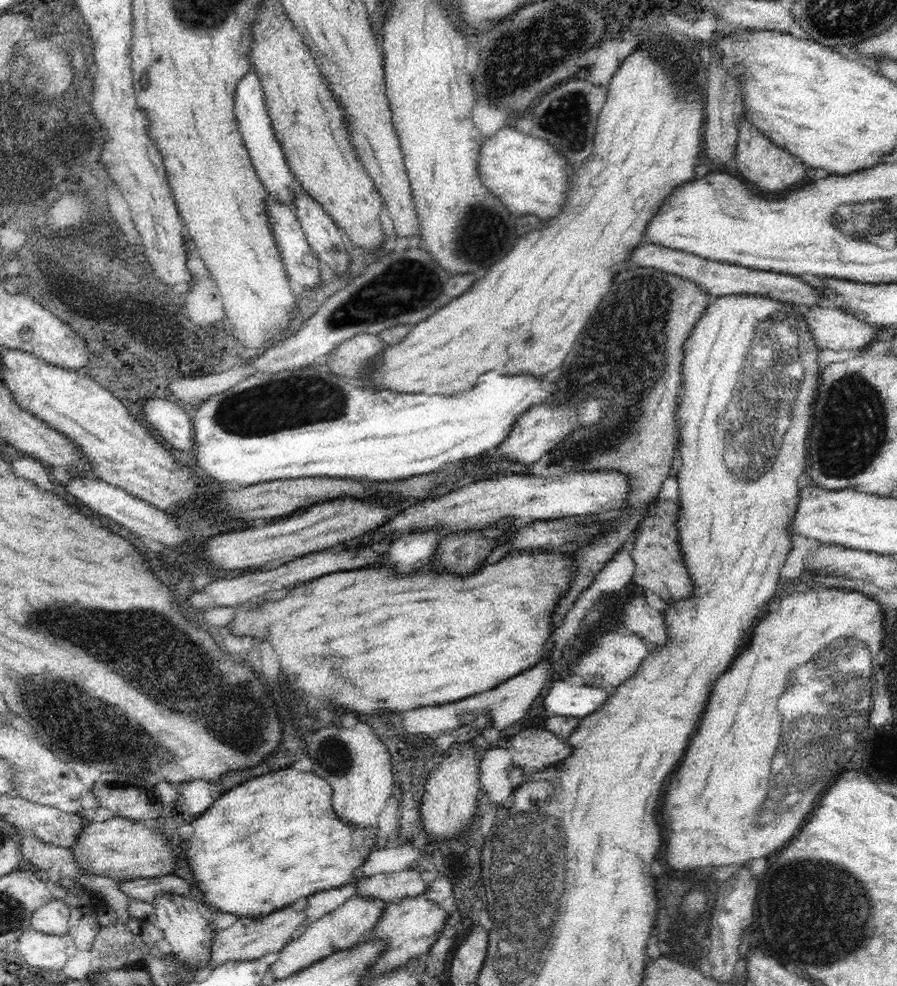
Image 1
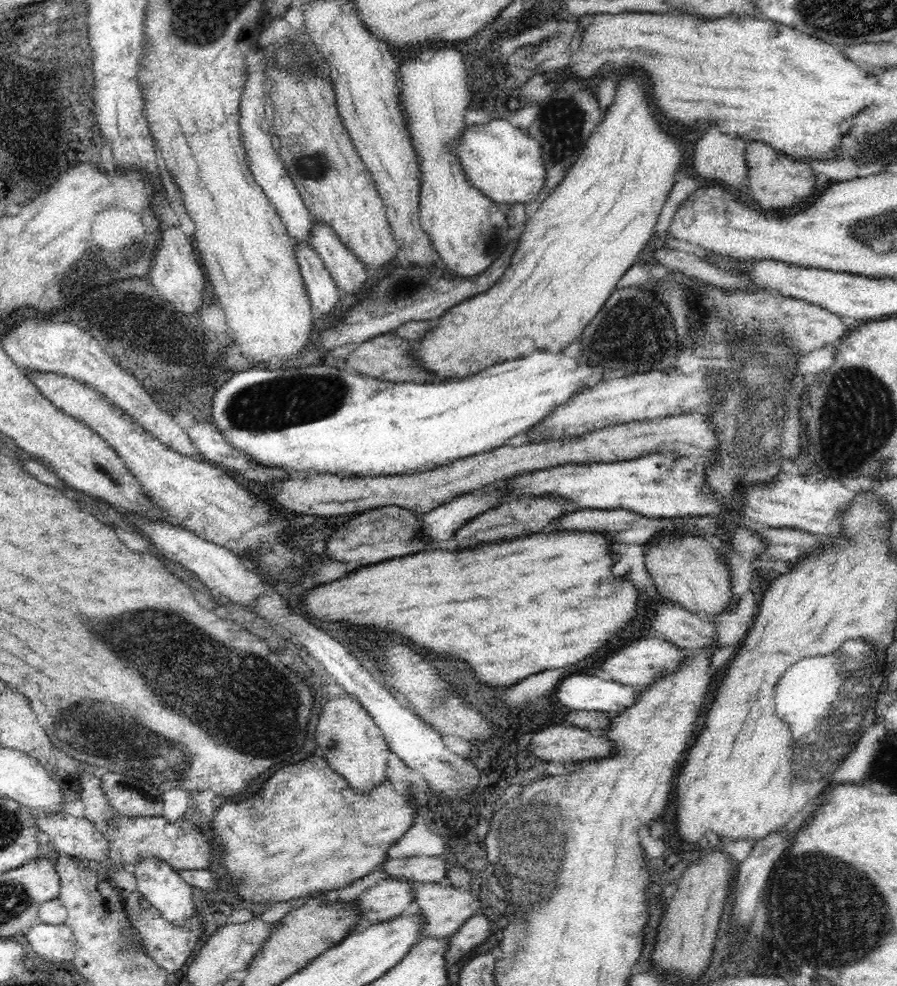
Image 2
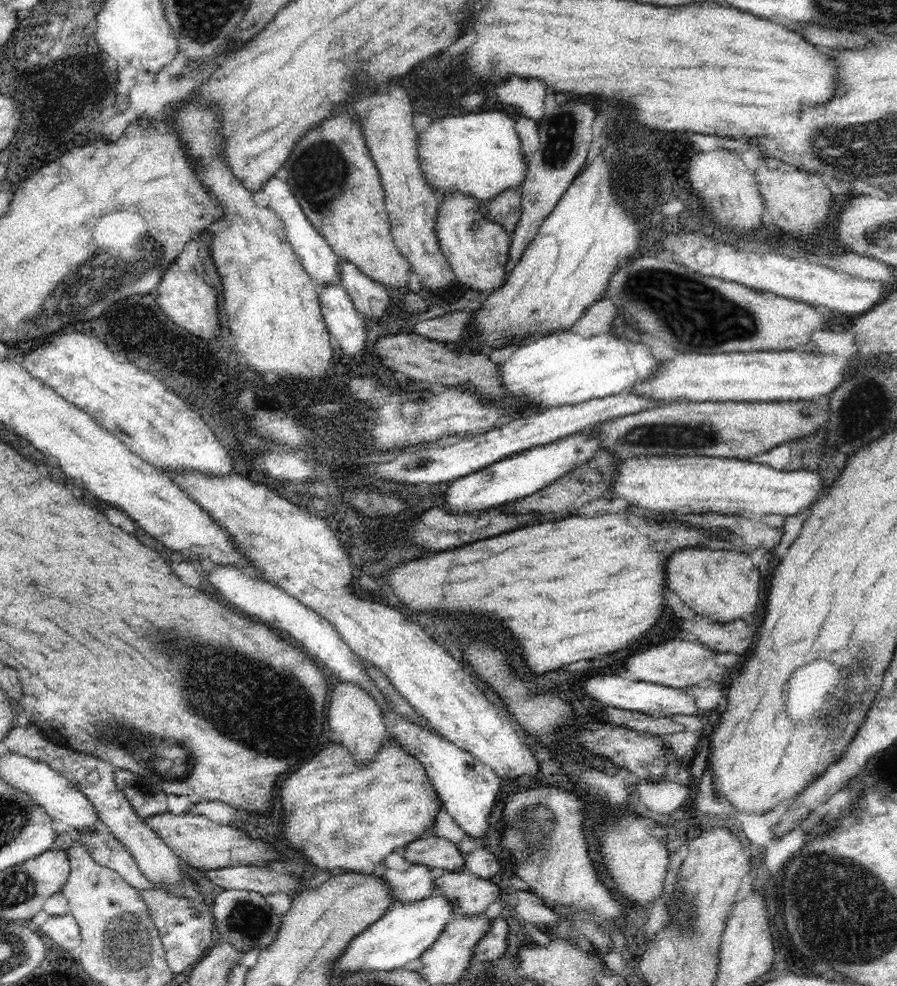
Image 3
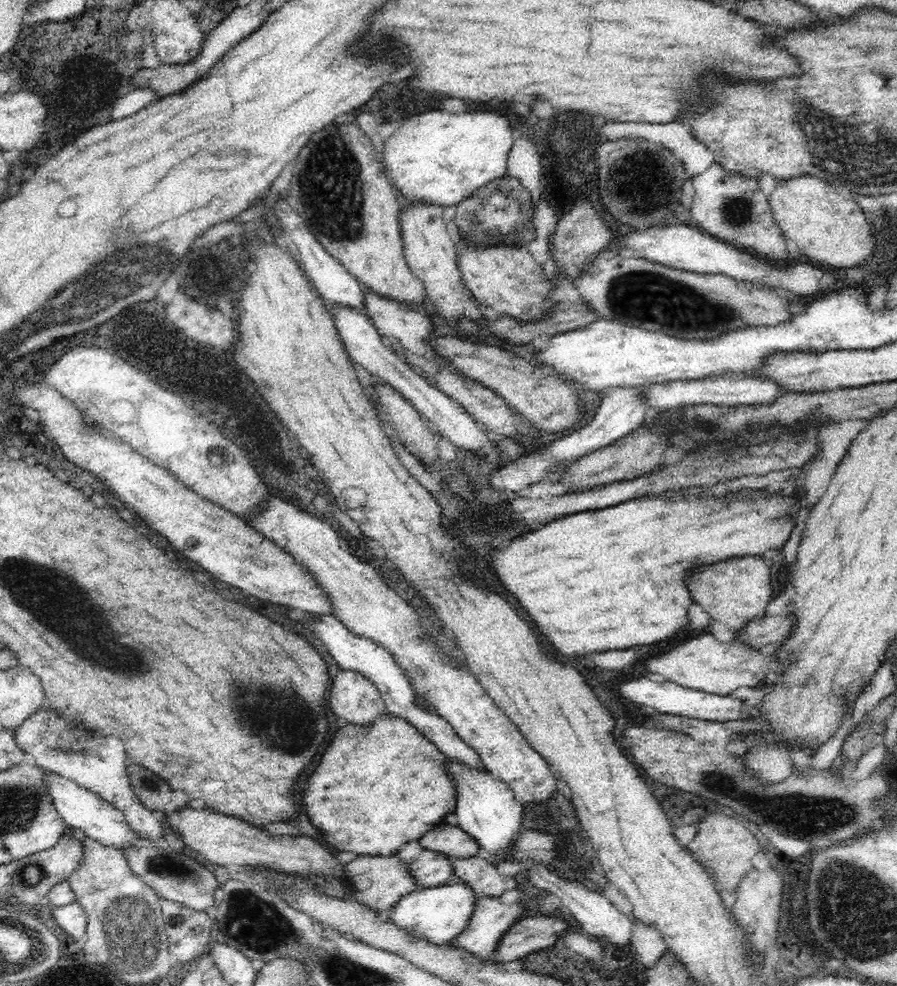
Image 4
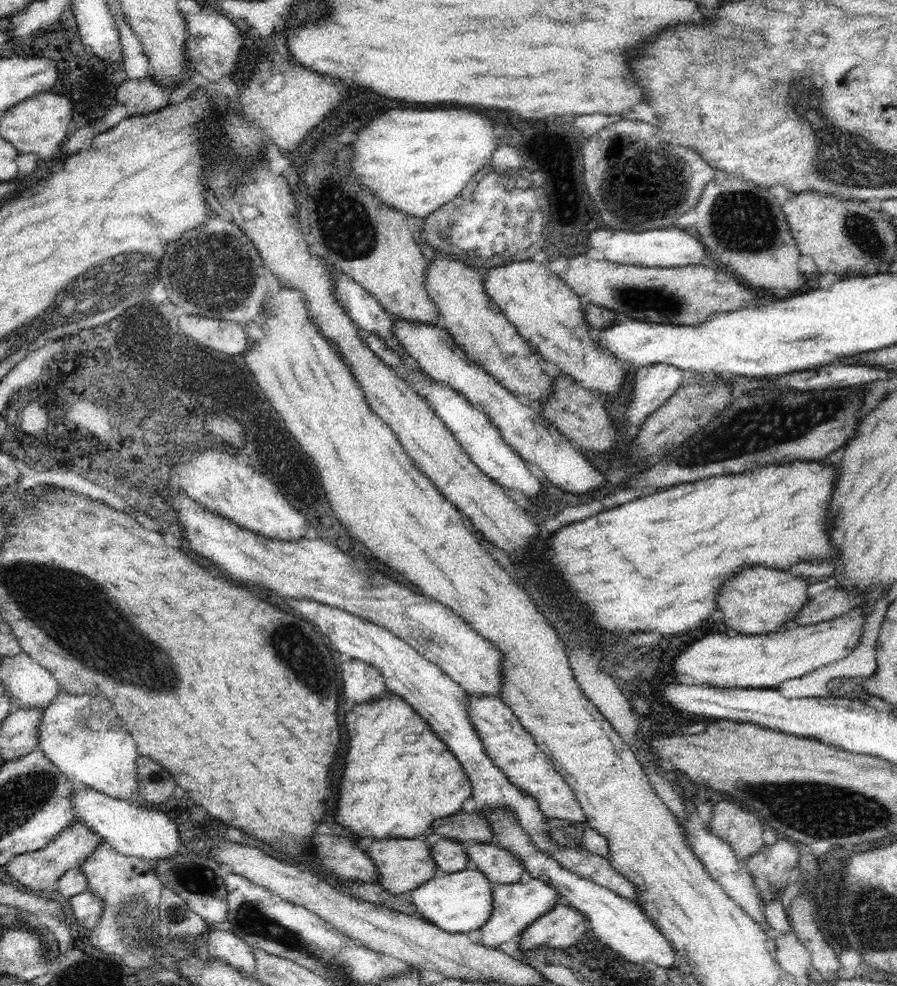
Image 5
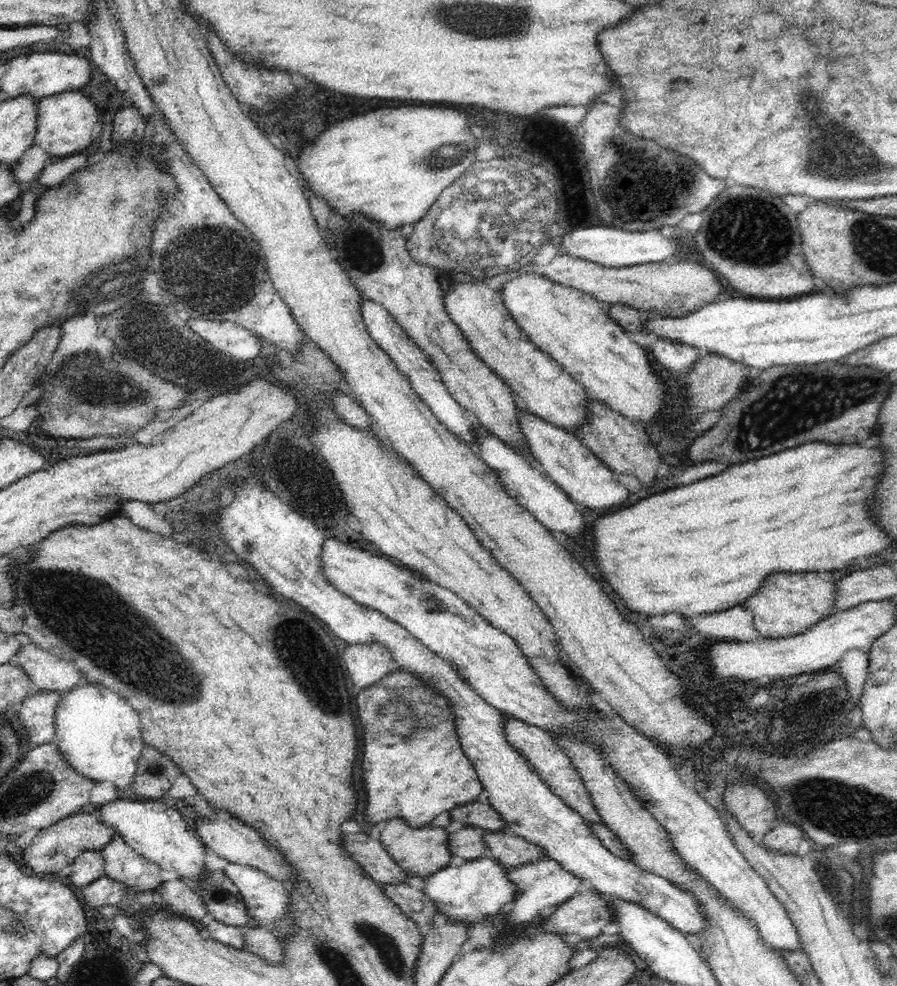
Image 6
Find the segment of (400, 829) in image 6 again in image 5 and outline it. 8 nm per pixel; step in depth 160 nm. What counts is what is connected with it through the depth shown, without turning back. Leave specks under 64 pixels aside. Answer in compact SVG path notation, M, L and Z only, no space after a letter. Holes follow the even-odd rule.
M386 836L380 840L373 840L368 846L368 856L371 856L376 868L379 868L379 879L376 883L390 894L411 892L438 874L435 860L431 855L431 847L418 837Z

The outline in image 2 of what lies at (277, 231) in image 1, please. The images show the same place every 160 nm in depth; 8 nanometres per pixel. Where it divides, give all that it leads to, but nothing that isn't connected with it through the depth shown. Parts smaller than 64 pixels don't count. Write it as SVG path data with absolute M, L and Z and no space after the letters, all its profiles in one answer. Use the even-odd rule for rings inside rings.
M295 244L293 249L312 306L318 308L322 314L334 314L338 306L338 286L330 278L331 274L319 254L310 245Z

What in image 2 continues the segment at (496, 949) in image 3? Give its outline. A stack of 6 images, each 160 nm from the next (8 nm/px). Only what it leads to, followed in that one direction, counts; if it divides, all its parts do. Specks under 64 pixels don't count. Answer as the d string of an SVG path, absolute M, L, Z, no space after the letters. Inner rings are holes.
M482 912L468 918L462 927L450 937L450 943L444 954L446 964L453 965L459 960L464 960L466 956L471 956L470 952L480 948L492 934L491 929L491 922Z

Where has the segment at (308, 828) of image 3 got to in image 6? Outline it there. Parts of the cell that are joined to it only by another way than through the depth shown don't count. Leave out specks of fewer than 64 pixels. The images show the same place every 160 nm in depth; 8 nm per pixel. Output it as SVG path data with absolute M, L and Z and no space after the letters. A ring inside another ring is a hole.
M397 667L376 684L356 692L356 709L364 738L360 758L360 782L364 784L366 800L364 818L370 824L392 820L392 816L398 816L412 828L420 828L430 824L438 814L449 812L452 821L461 822L464 826L482 828L486 832L506 829L505 820L489 804L478 803L477 796L482 792L483 785L476 775L474 765L460 746L452 701L440 696L432 688L431 682Z

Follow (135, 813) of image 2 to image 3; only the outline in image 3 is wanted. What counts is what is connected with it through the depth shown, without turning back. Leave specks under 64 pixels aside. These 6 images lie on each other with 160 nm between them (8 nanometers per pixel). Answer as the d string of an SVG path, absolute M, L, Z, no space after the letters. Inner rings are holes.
M116 770L115 772L116 785L127 797L128 802L132 805L132 808L136 811L138 816L142 816L144 819L154 815L158 815L162 812L167 812L167 794L160 792L160 794L154 794L154 796L148 796L144 792L140 792L136 786L130 786L128 782L122 782L126 778L142 778L142 776L126 770Z

